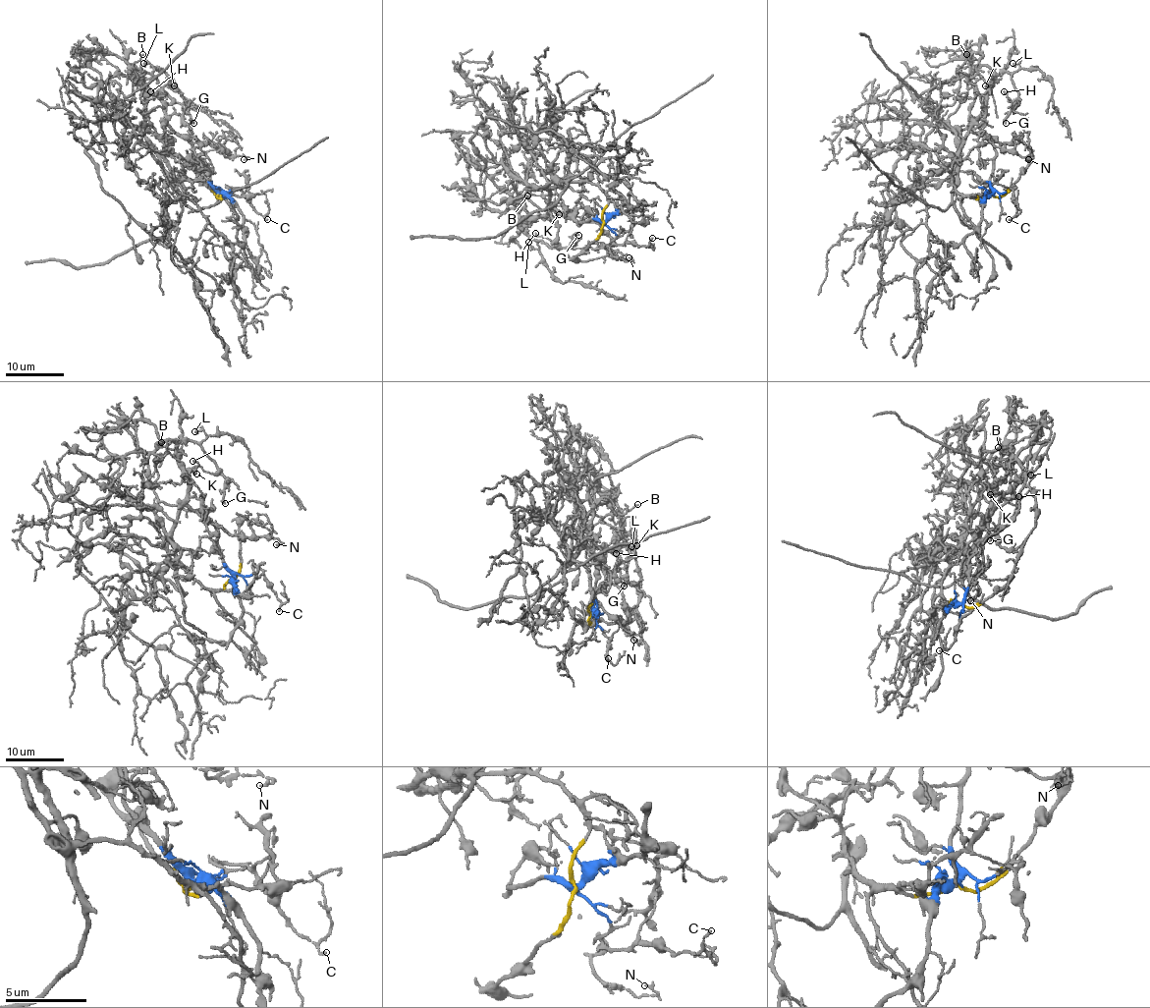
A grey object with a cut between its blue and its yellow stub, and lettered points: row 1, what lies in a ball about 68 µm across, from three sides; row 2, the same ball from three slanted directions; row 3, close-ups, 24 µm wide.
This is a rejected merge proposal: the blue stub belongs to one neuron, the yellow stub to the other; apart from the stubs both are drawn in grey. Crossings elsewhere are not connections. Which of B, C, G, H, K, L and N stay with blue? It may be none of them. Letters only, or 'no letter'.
B, C, G, H, K, L, N

